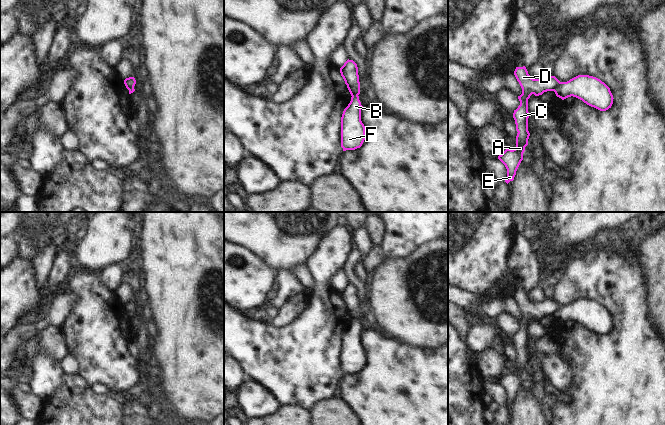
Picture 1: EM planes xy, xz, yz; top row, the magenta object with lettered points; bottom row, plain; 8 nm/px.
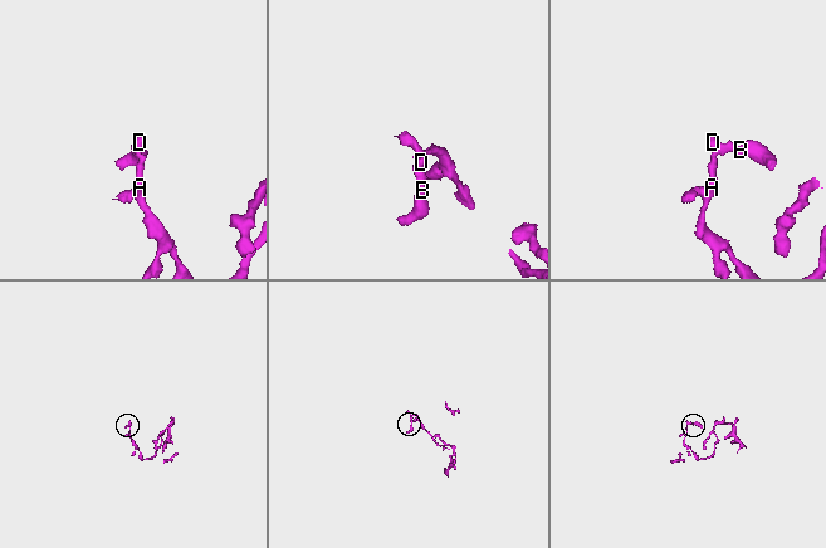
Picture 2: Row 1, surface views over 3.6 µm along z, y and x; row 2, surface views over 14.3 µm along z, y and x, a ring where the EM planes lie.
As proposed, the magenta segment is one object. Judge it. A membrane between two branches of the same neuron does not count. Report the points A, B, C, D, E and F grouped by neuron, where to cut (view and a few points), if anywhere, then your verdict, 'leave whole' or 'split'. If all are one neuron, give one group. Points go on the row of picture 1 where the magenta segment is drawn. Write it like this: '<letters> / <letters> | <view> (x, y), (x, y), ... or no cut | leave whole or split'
A C D E / B F | yz (560, 82), (553, 90) | split

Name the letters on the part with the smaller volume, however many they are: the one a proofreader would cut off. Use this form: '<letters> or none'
B, F

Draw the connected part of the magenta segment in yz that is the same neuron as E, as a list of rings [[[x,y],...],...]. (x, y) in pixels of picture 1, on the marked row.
[[[525,66],[516,67],[514,75],[522,88],[522,94],[518,96],[520,105],[514,110],[513,118],[516,124],[517,136],[516,147],[506,149],[498,159],[505,165],[507,169],[507,178],[505,182],[508,184],[514,180],[516,171],[523,160],[525,147],[528,145],[530,133],[528,131],[528,99],[532,94],[535,96],[542,95],[547,91],[554,91],[560,81],[555,76],[546,75],[543,78],[533,79],[528,74]]]

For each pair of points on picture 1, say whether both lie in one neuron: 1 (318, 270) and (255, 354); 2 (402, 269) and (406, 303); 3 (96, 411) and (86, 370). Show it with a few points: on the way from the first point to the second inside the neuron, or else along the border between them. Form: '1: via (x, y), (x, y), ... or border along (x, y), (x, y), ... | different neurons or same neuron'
1: via (319, 295), (319, 308), (280, 347) | same neuron
2: via (402, 277), (402, 289), (406, 295) | same neuron
3: border along (78, 374), (89, 385) | different neurons

